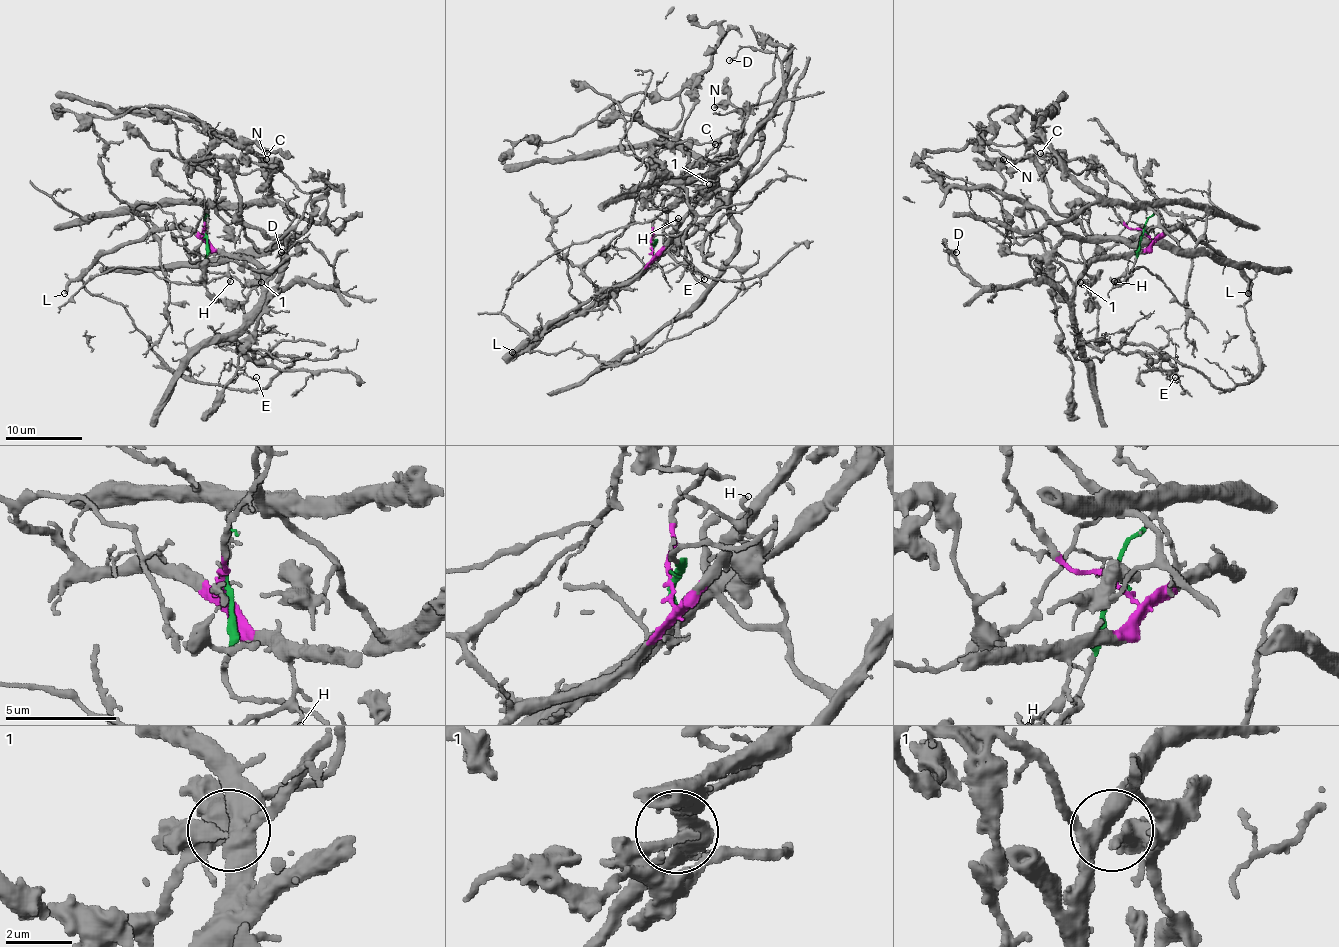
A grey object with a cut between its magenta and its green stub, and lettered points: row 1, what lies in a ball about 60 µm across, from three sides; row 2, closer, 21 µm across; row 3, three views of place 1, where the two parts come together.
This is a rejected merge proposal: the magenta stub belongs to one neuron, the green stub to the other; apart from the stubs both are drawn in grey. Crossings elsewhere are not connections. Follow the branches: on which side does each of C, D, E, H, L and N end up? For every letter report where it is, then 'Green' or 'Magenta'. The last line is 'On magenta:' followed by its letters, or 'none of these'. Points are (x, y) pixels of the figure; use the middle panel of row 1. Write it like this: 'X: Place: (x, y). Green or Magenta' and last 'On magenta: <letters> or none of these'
C: Place: (715, 144). Green
D: Place: (729, 60). Magenta
E: Place: (704, 279). Magenta
H: Place: (678, 218). Magenta
L: Place: (512, 352). Magenta
N: Place: (714, 107). Green
On magenta: D, E, H, L

